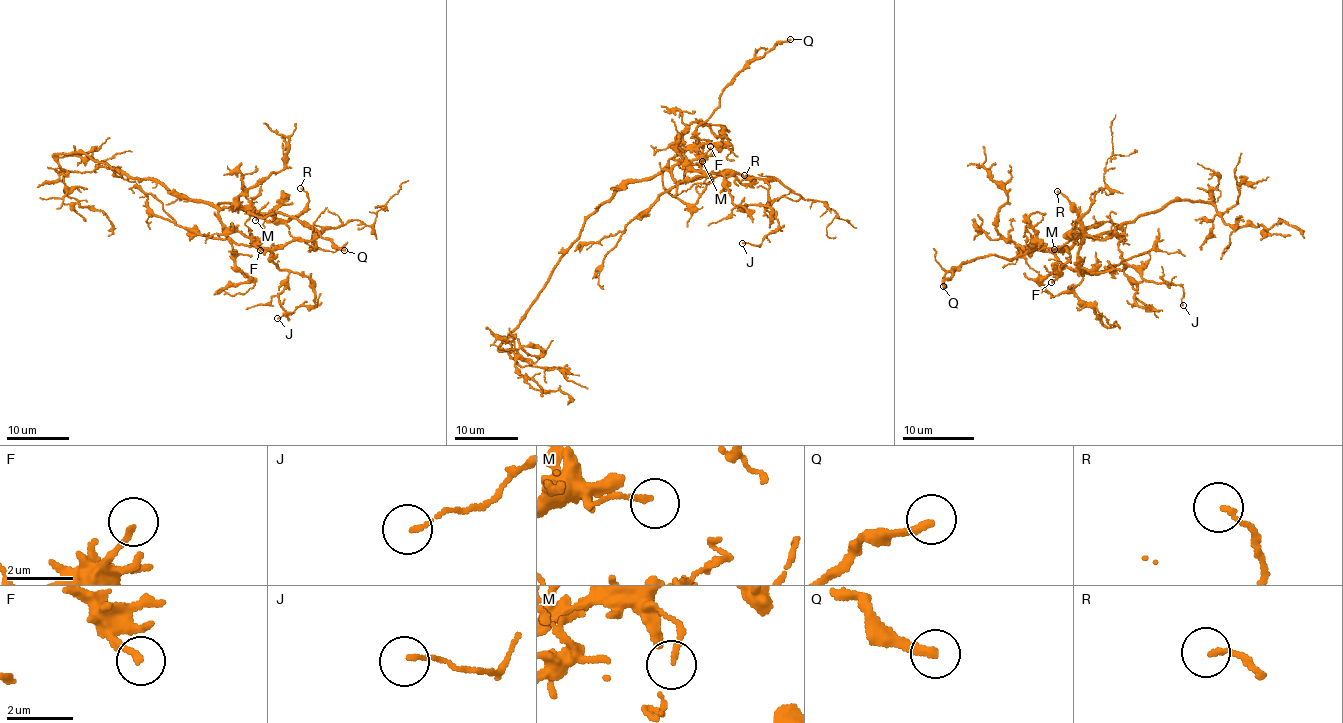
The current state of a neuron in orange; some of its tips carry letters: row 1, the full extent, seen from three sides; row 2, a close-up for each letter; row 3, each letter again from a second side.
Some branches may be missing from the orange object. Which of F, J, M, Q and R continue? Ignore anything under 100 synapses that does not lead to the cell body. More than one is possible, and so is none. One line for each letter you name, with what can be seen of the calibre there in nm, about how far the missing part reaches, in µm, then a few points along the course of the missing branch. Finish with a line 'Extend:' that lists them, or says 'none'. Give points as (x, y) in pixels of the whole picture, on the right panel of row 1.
Q: calibre 260 nm; missing 30 µm; course (943, 286), (911, 297), (910, 312), (902, 323), (906, 349), (899, 386)
Extend: Q

